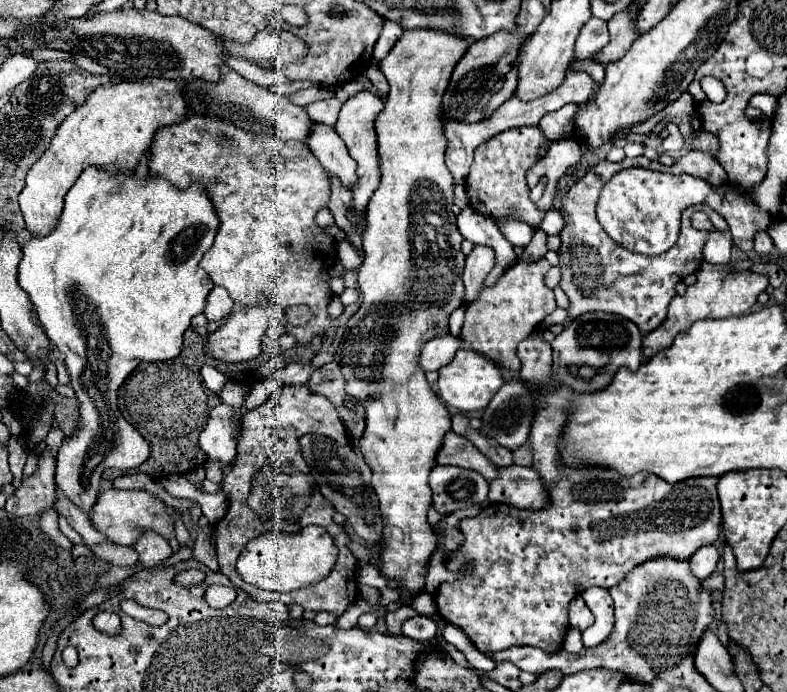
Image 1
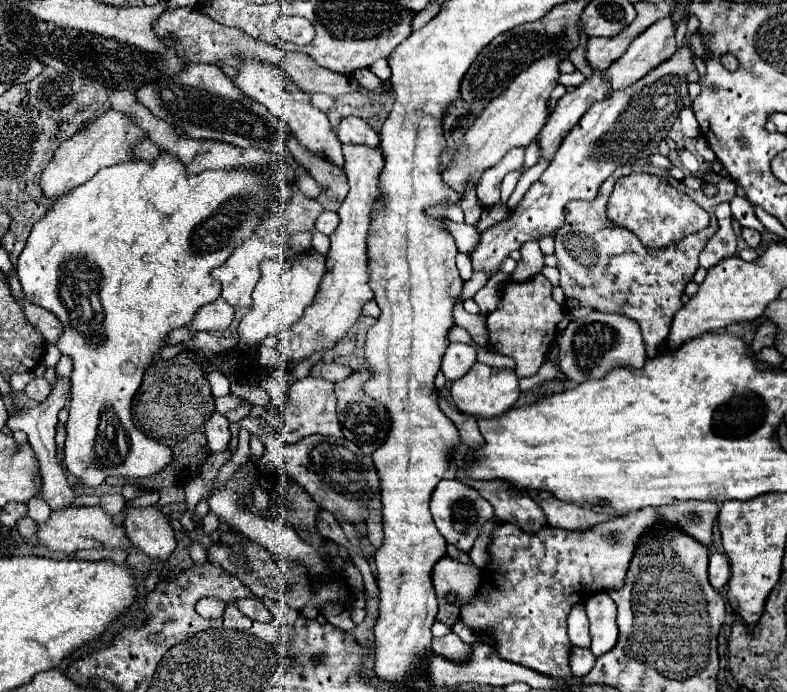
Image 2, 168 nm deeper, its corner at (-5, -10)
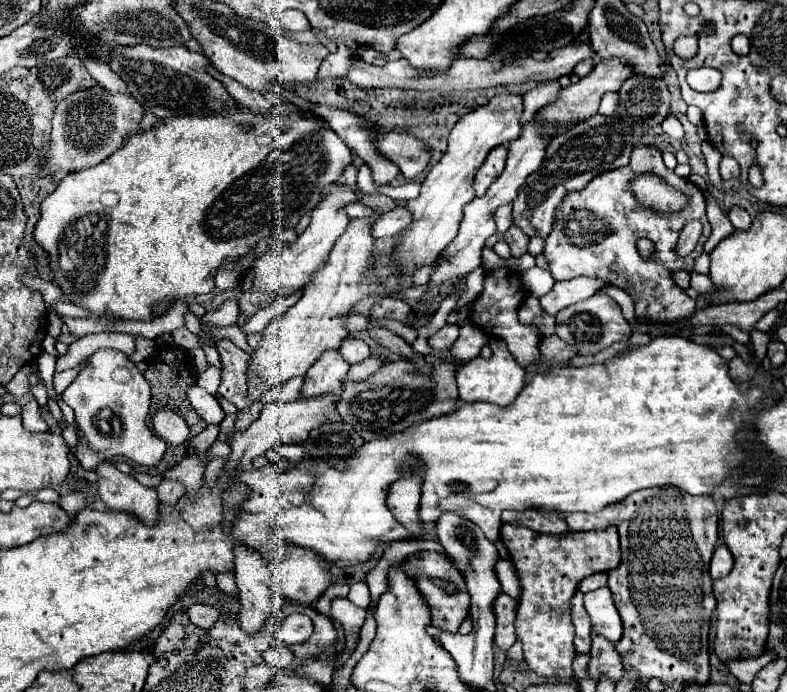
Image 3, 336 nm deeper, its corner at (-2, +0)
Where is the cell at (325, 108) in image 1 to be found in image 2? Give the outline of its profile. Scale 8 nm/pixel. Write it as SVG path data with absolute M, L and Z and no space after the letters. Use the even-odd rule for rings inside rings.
M347 116L339 122L337 126L337 136L343 144L357 142L357 144L369 144L369 146L379 146L379 134L361 118L357 116Z

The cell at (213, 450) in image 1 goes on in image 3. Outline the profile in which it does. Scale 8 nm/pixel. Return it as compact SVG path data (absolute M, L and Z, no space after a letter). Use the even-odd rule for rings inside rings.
M194 384L190 390L188 390L188 400L190 404L194 406L194 410L208 422L208 424L220 424L222 418L224 418L224 412L218 404L218 400L206 392L204 388L200 388L198 384Z

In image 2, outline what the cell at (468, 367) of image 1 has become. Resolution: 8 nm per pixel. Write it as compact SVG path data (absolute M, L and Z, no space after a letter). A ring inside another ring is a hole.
M475 362L465 376L461 376L459 380L455 380L451 384L451 398L453 398L455 406L469 416L495 418L495 416L507 412L515 404L515 400L519 398L517 376L513 370L495 370L487 364Z

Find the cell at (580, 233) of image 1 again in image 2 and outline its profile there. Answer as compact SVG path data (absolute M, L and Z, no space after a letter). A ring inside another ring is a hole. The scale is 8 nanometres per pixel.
M619 166L609 176L609 180L601 184L595 200L573 200L565 206L565 224L555 232L555 256L559 260L557 268L561 274L561 288L569 300L577 300L579 306L589 306L597 312L625 314L631 320L635 320L641 326L647 354L649 358L653 358L657 356L659 346L669 336L673 314L683 306L681 294L687 282L691 282L695 270L699 268L697 258L703 246L709 242L711 234L719 230L715 218L715 206L733 200L737 194L737 184L727 176L721 176L717 172L707 172L703 176L703 188L705 184L713 184L717 188L713 196L707 196L703 188L691 190L675 180L675 186L679 190L683 190L687 196L691 196L697 204L701 204L709 212L711 224L667 248L651 250L645 248L637 240L637 236L633 236L633 232L625 228L615 228L607 220L605 204L615 182L624 176L621 168L624 170L624 166Z

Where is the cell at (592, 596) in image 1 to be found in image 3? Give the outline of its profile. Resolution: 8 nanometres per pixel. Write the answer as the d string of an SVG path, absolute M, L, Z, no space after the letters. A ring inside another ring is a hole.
M604 586L604 588L584 594L584 604L586 604L586 612L592 618L592 628L600 636L612 642L618 642L622 638L622 620L612 602L610 590Z

